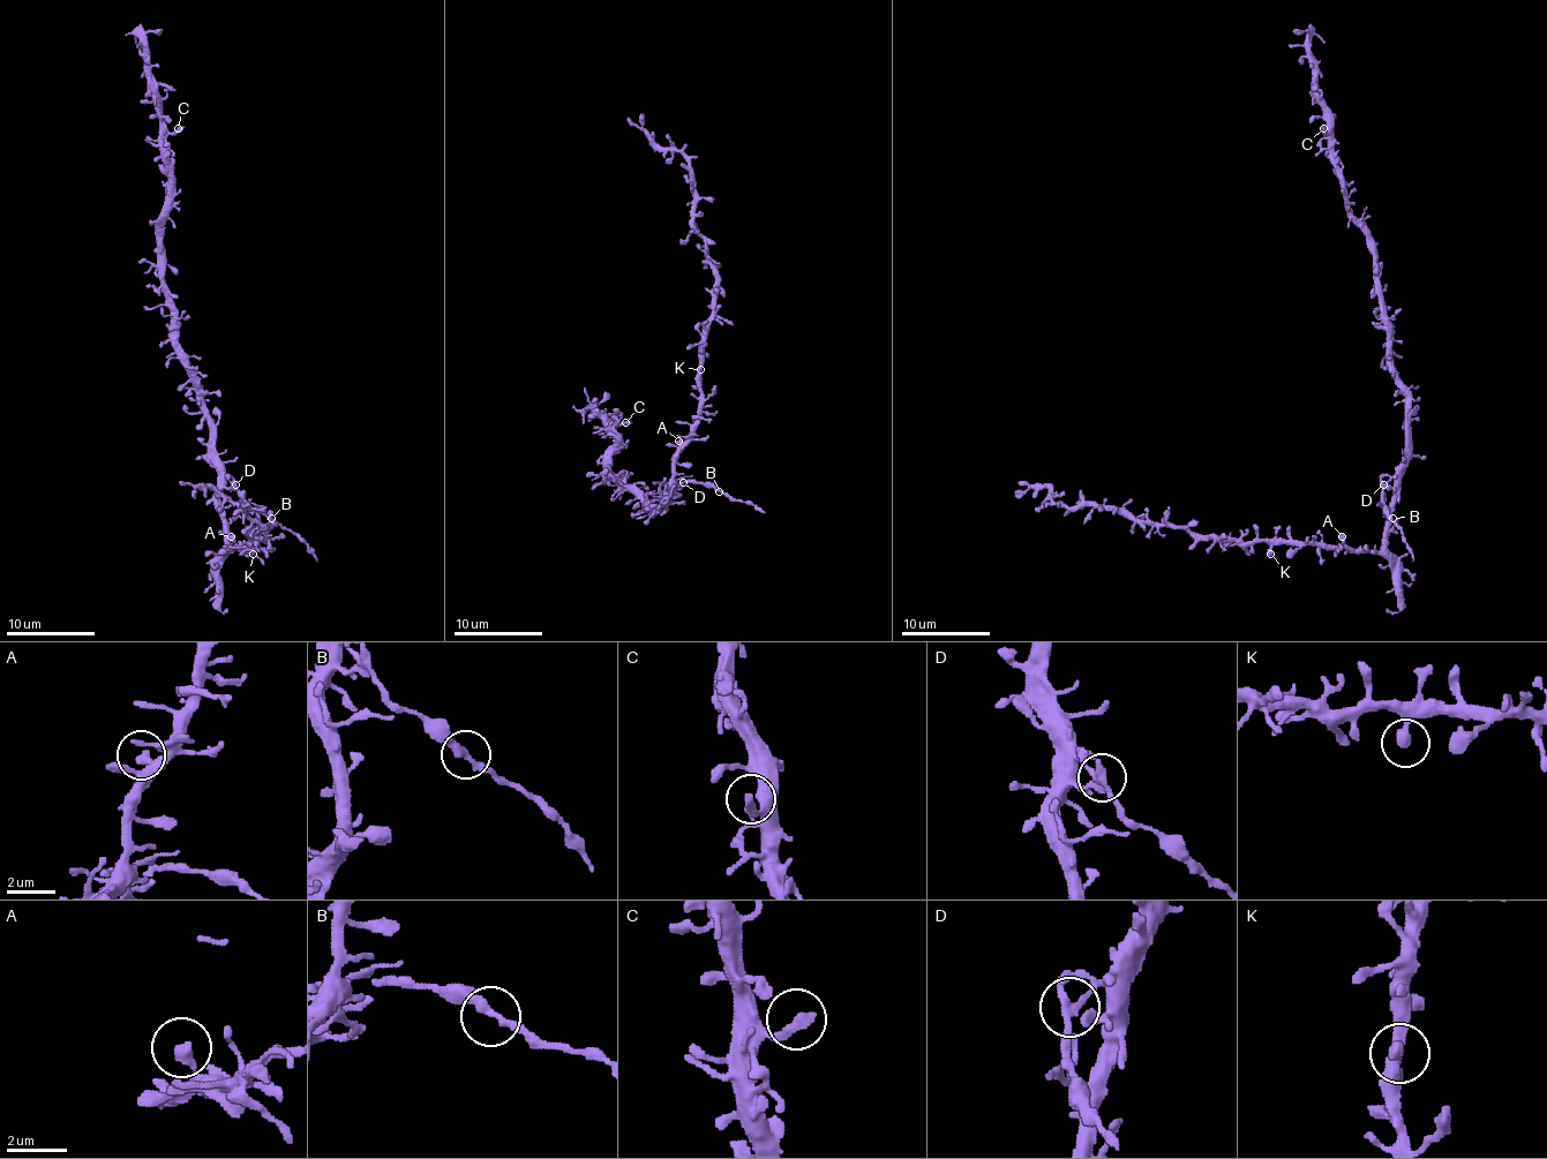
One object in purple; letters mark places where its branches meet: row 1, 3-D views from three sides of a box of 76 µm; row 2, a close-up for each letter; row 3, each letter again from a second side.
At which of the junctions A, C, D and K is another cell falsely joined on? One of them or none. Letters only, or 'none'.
D

